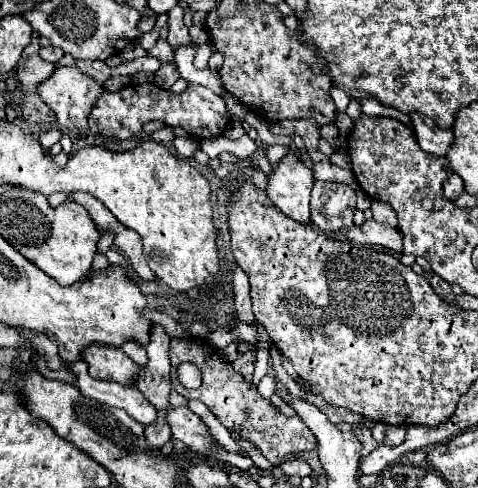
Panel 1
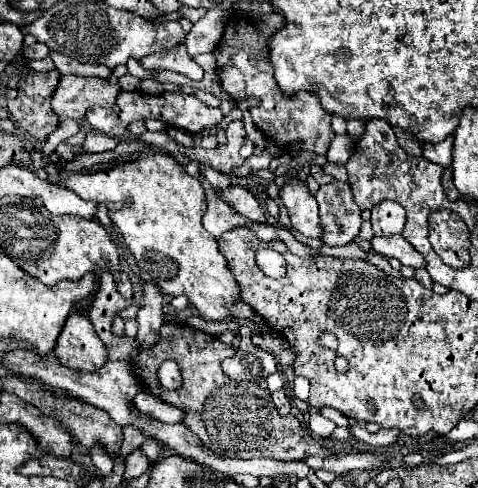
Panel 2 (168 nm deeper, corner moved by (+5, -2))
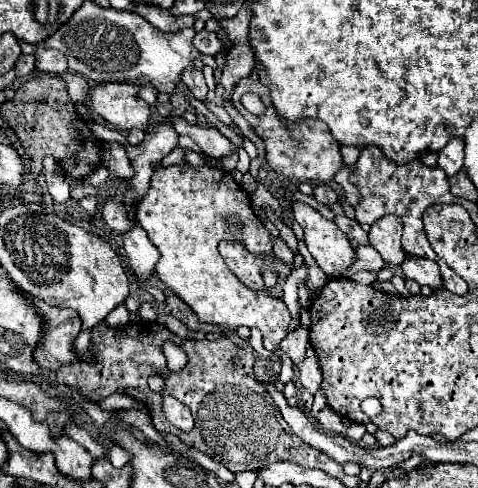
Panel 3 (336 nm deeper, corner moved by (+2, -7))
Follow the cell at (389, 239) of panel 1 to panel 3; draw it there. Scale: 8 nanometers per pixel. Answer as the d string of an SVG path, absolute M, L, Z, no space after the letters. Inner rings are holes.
M406 255L404 263L402 263L402 271L404 271L404 275L408 279L414 279L418 285L428 285L432 289L440 289L442 287L440 269L438 269L438 265L434 261Z

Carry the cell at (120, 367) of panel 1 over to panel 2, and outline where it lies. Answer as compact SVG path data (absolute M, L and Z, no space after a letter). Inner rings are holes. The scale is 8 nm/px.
M71 314L55 348L63 366L79 372L97 372L107 362L107 346L101 342L87 316Z

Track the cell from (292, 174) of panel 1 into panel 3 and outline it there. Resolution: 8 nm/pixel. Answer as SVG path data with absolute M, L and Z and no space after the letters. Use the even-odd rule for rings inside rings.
M294 203L294 219L304 229L304 241L320 269L328 279L344 277L346 269L356 261L356 251L348 237L316 209L306 203Z

